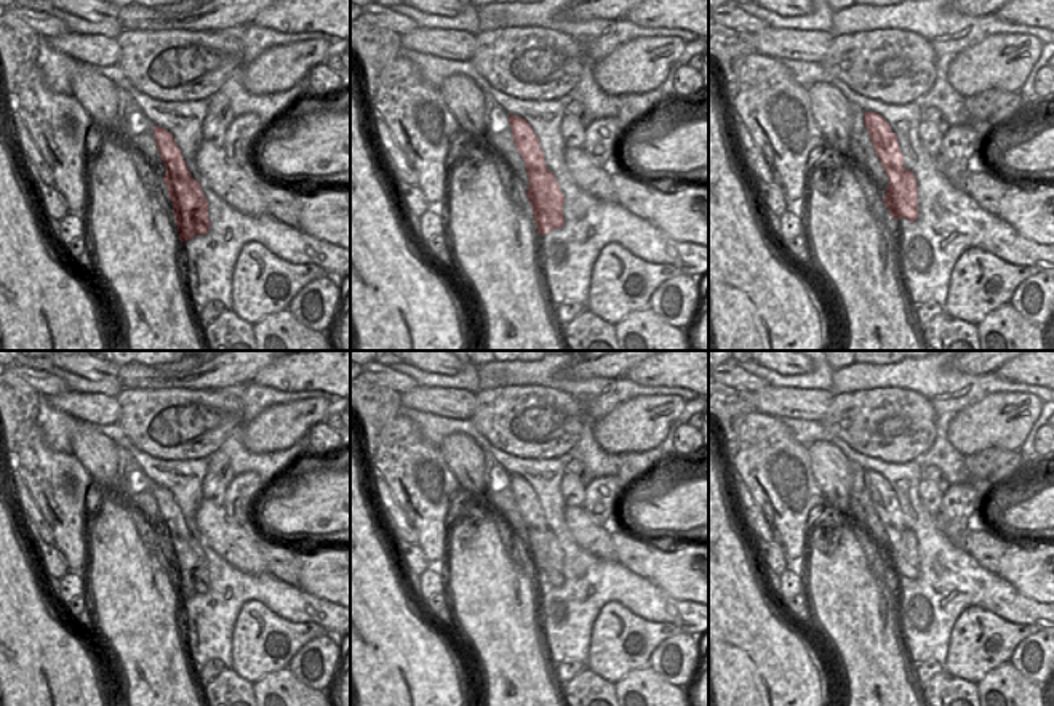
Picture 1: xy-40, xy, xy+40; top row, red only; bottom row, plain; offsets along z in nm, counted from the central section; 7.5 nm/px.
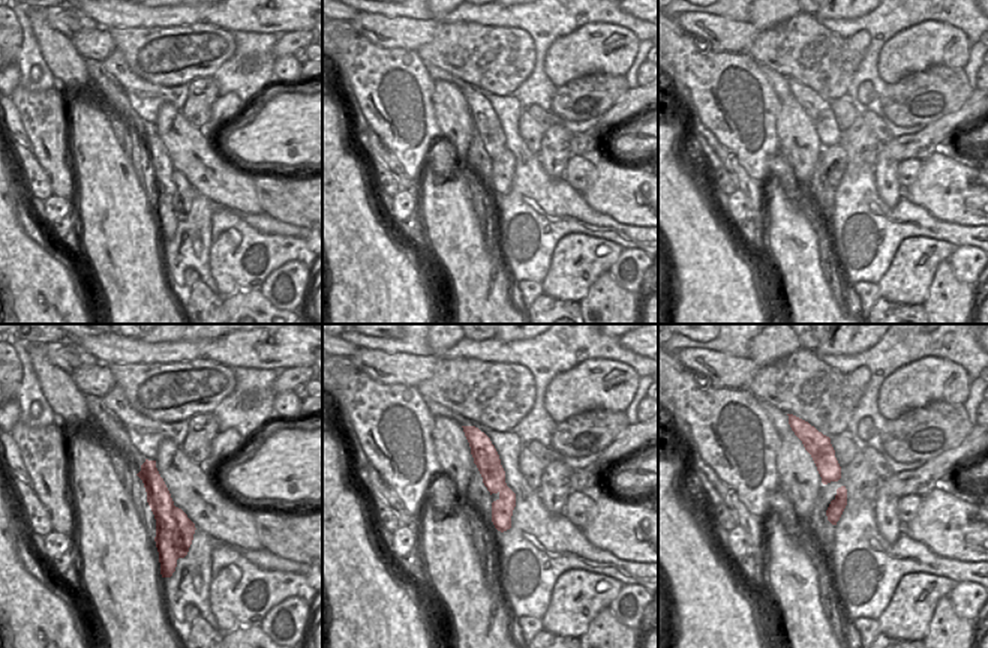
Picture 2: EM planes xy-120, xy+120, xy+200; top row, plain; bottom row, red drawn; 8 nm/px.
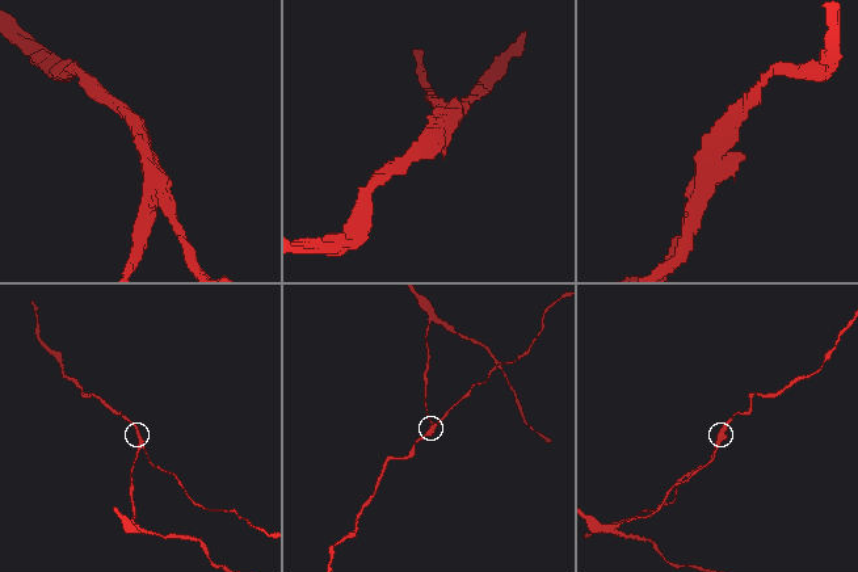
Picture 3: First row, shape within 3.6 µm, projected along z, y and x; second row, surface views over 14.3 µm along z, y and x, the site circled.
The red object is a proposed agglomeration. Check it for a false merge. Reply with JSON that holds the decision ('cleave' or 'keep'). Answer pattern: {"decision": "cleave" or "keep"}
{"decision": "cleave"}

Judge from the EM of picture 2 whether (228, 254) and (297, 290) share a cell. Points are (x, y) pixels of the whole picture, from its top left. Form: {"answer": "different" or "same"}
{"answer": "different"}

